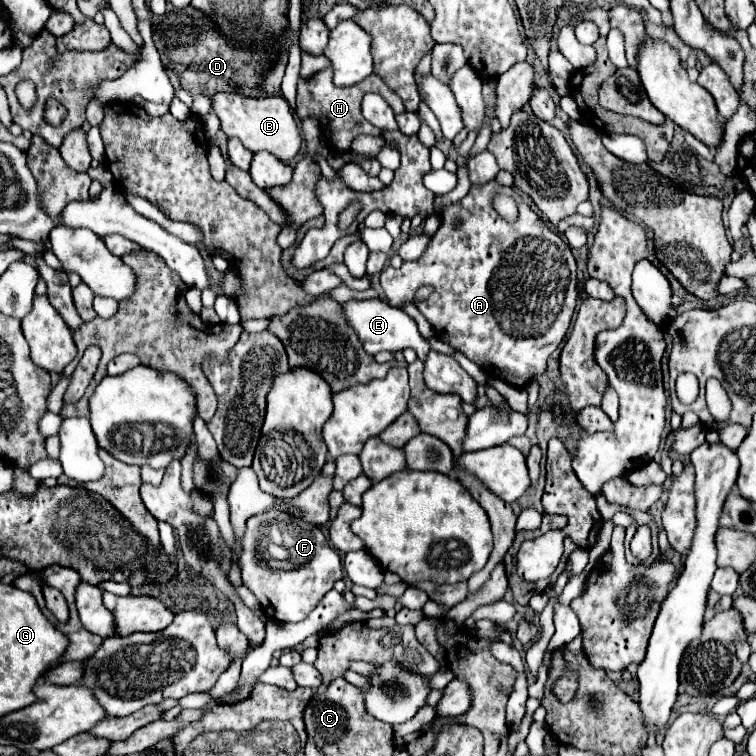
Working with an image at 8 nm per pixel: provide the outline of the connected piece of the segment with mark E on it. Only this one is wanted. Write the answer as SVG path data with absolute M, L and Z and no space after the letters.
M368 298L368 300L348 300L344 304L340 304L344 320L348 322L348 326L354 328L354 332L358 334L364 350L368 354L378 354L382 350L388 352L396 352L396 350L404 350L404 348L412 348L418 351L430 351L428 349L428 341L418 331L416 322L400 308L390 306L388 302L380 300L380 298Z

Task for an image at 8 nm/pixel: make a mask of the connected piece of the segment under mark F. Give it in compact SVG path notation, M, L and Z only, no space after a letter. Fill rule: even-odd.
M266 510L254 514L246 520L246 532L240 542L242 554L238 564L244 586L248 586L264 610L270 608L280 622L304 620L324 594L332 590L332 584L342 578L340 556L328 544L322 530L288 512Z

